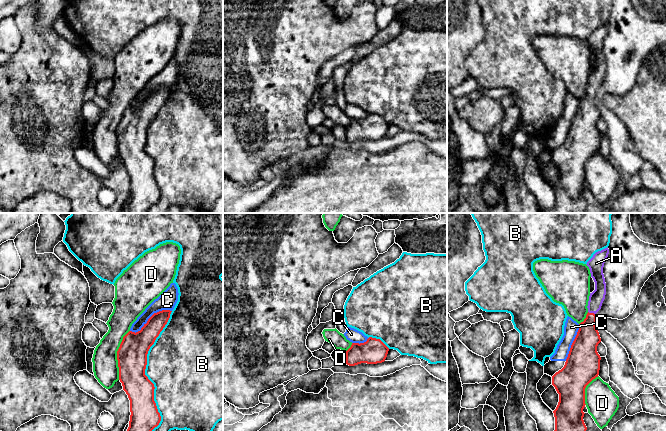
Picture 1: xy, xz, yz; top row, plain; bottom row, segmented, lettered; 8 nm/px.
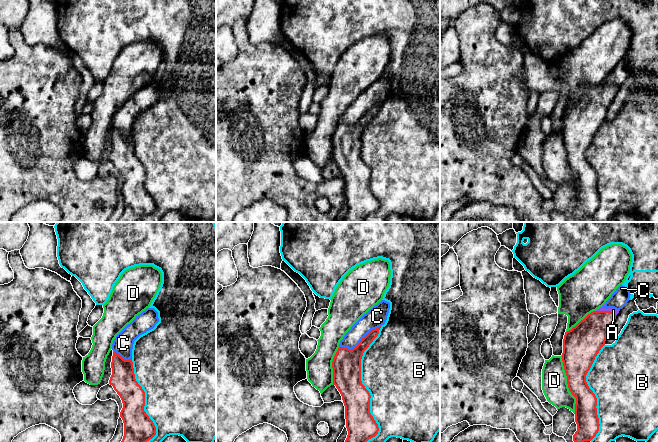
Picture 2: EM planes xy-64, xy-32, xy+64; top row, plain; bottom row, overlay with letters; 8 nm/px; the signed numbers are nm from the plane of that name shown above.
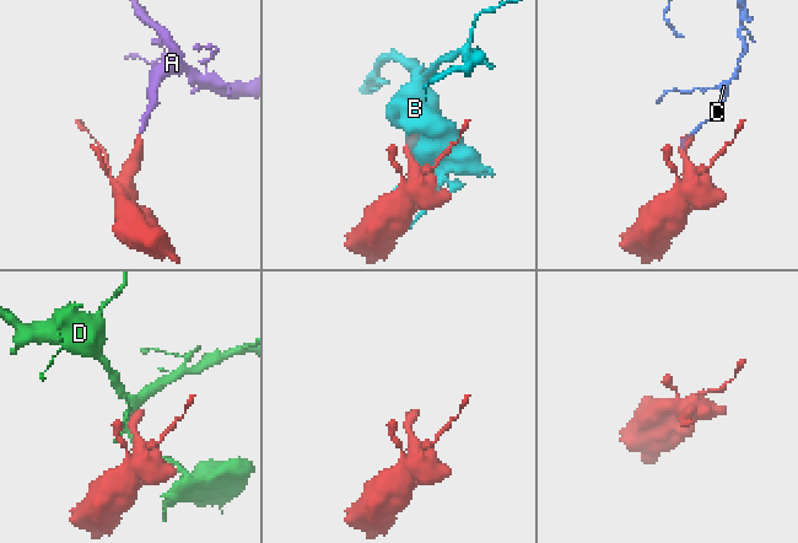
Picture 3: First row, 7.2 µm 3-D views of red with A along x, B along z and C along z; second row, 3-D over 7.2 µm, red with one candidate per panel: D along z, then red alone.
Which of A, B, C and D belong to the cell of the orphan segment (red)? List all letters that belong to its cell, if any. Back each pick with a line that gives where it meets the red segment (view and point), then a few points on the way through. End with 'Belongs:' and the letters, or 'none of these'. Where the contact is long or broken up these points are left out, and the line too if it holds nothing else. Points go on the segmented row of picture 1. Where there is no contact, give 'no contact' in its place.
A: contact yz (592, 313); way yz (587, 339), (587, 327), (592, 313), (596, 298)
Belongs: A

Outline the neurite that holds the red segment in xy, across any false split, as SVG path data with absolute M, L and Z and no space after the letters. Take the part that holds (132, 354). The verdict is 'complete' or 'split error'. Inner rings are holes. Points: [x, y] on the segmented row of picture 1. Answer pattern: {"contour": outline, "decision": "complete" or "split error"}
{"contour": "M170 310L154 313L138 332L129 331L117 351L119 380L130 400L127 431L152 431L161 421L154 401L154 384L145 375L147 354L167 324Z", "decision": "complete"}

